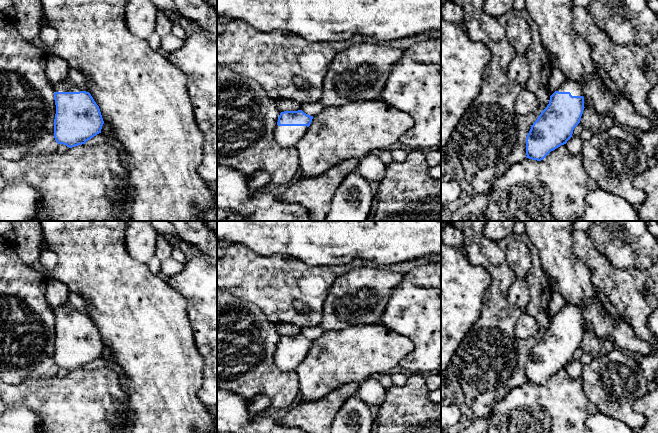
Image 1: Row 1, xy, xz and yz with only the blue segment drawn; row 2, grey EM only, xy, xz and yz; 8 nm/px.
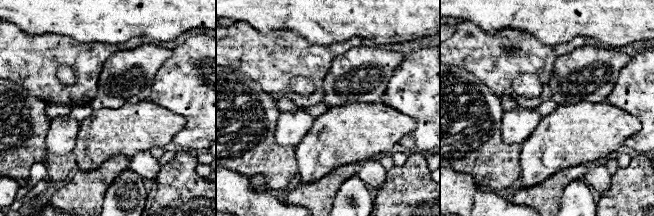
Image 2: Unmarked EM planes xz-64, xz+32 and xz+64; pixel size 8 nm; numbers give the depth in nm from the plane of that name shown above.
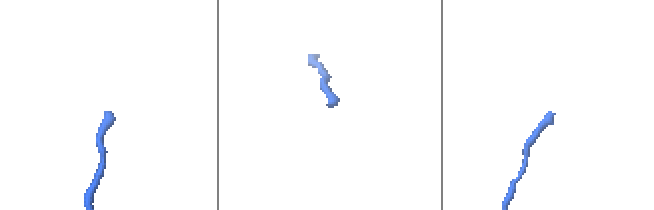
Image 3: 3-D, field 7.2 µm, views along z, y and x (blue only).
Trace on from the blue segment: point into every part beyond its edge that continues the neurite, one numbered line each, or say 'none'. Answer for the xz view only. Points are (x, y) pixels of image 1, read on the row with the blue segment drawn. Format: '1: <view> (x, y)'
1: xz (286, 136)

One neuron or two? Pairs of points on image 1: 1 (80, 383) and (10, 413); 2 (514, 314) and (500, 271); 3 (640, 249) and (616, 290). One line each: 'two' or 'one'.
1: two
2: one
3: two

